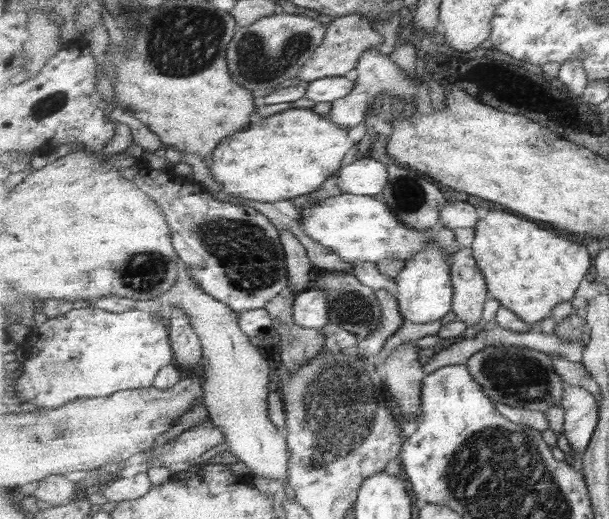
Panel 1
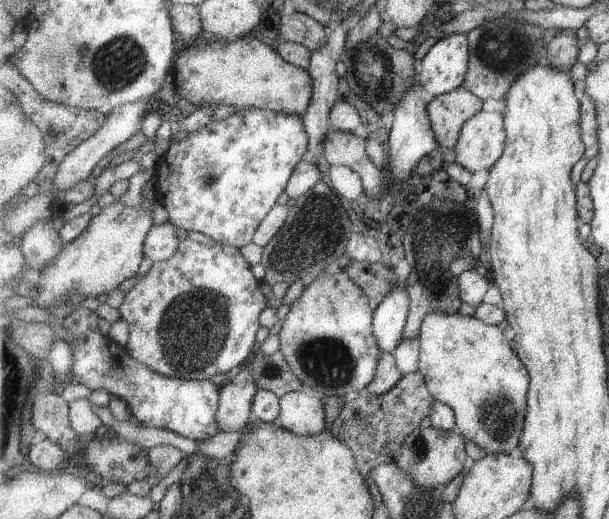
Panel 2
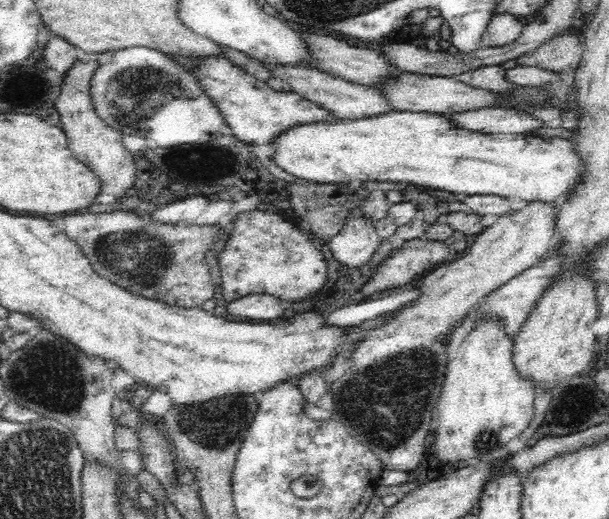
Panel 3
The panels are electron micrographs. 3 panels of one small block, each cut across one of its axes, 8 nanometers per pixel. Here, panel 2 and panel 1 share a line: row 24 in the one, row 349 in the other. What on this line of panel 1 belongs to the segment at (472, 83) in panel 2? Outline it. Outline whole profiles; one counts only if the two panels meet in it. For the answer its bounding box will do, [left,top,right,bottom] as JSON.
[467,345,566,412]

